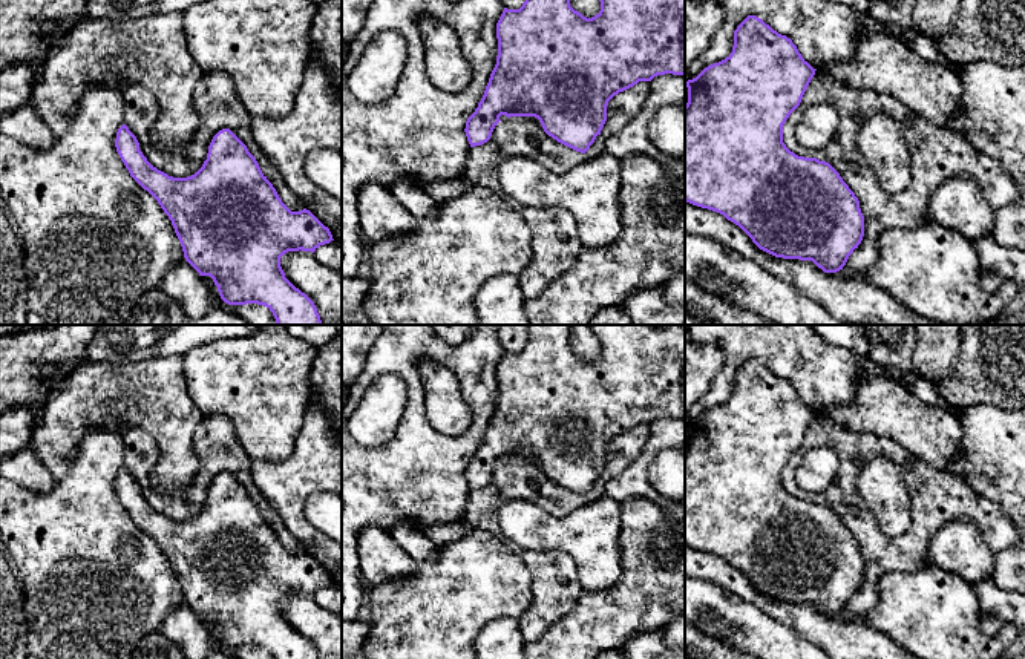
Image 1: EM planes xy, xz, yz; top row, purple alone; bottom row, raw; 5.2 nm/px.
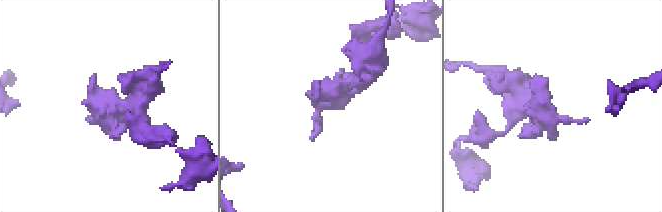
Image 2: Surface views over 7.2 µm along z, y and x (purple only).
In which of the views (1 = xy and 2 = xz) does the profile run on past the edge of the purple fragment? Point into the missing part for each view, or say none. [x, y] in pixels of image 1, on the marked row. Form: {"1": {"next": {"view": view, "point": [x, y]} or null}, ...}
{"1": {"next": null}, "2": {"next": null}}

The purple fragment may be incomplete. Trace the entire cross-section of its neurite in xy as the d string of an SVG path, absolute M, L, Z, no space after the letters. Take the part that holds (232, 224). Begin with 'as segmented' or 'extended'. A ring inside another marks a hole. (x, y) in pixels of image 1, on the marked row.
as segmented; M126 124L116 132L115 147L130 176L158 201L172 221L185 261L199 276L213 279L225 303L264 305L273 313L277 325L323 325L314 302L285 277L280 257L288 251L299 250L314 253L320 245L334 241L332 234L309 210L291 211L282 202L256 158L230 129L222 129L213 136L202 167L187 178L173 178L153 167L139 150L136 136Z

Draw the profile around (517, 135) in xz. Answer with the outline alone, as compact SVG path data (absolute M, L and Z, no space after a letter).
M535 116L501 120L487 143L470 147L463 178L472 185L496 189L498 166L510 156L526 156L555 175L565 175L587 158L605 152L607 138L598 135L585 153L549 136Z

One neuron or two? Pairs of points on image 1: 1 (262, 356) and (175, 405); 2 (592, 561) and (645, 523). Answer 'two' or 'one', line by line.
1: two
2: two

